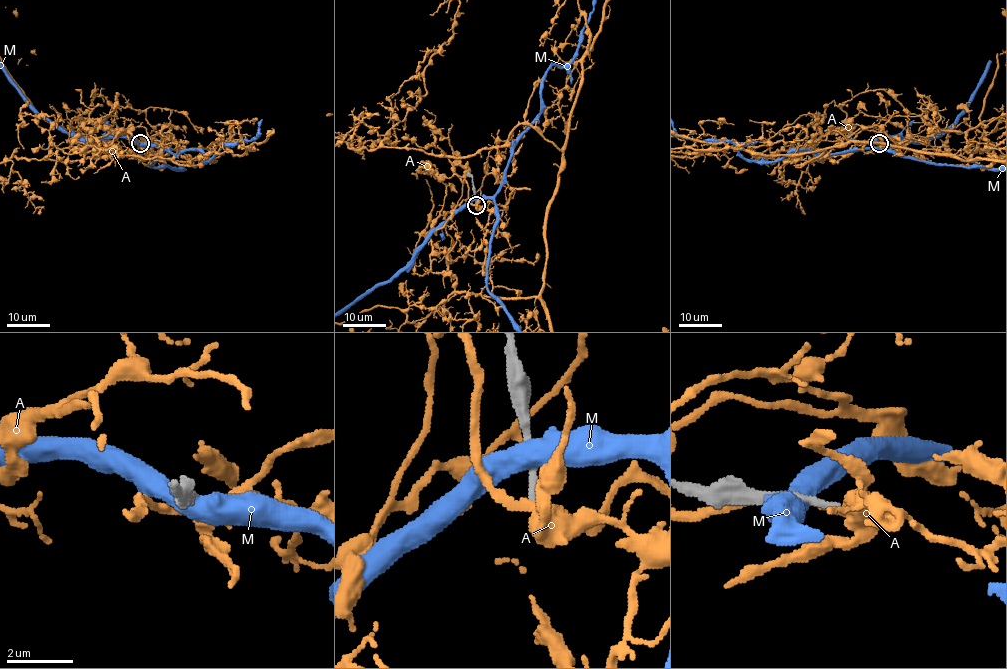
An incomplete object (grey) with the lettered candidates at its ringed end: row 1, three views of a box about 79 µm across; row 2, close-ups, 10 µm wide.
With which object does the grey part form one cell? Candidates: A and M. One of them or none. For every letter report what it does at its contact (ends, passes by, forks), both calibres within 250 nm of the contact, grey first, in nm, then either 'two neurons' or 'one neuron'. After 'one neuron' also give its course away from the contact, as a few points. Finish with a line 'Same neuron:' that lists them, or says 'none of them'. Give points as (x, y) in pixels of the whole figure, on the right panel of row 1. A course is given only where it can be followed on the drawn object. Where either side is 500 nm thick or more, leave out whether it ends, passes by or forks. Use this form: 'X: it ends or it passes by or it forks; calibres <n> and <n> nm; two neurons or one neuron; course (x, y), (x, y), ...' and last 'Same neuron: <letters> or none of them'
A: it passes by; calibres 240 and 440 nm; two neurons
M: calibres 200 and 600 nm; two neurons
Same neuron: none of them

